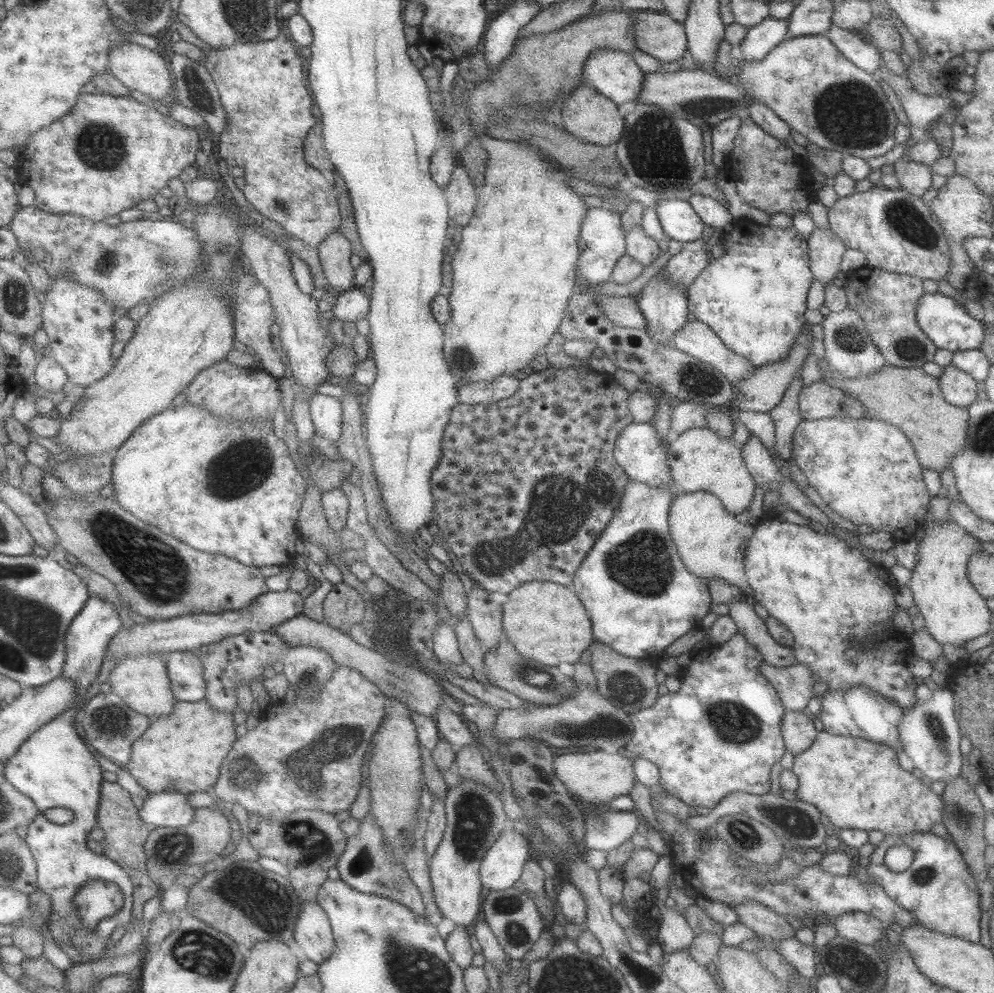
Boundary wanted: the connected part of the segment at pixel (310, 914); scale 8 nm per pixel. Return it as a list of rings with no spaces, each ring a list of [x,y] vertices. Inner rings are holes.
[[[306,902],[306,910],[302,914],[302,920],[298,921],[298,942],[306,950],[308,958],[322,964],[326,962],[338,950],[337,938],[328,911],[318,902]]]

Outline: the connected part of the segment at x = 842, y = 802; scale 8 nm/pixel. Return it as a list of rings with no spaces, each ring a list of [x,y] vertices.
[[[826,730],[818,731],[814,744],[810,744],[806,752],[795,756],[792,772],[799,780],[795,794],[800,800],[813,804],[822,814],[828,816],[834,826],[866,831],[874,829],[882,831],[885,835],[926,832],[930,831],[931,824],[941,822],[941,796],[934,793],[922,779],[904,770],[899,765],[896,752],[890,746],[854,737],[830,734]]]

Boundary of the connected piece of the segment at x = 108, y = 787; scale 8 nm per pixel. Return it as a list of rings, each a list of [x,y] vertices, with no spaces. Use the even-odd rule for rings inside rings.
[[[106,781],[103,784],[101,810],[98,825],[106,832],[107,850],[106,855],[112,857],[128,872],[135,882],[136,907],[133,912],[133,922],[143,922],[144,906],[148,900],[163,893],[165,887],[156,882],[148,868],[147,842],[154,827],[141,818],[141,809],[134,805],[133,794],[125,790],[117,782]]]

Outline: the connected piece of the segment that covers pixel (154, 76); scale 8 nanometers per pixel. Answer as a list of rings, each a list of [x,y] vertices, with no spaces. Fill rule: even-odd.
[[[134,42],[124,43],[114,47],[110,55],[111,70],[124,84],[131,89],[138,90],[150,98],[175,101],[176,84],[172,82],[171,58],[163,51],[147,48]]]

